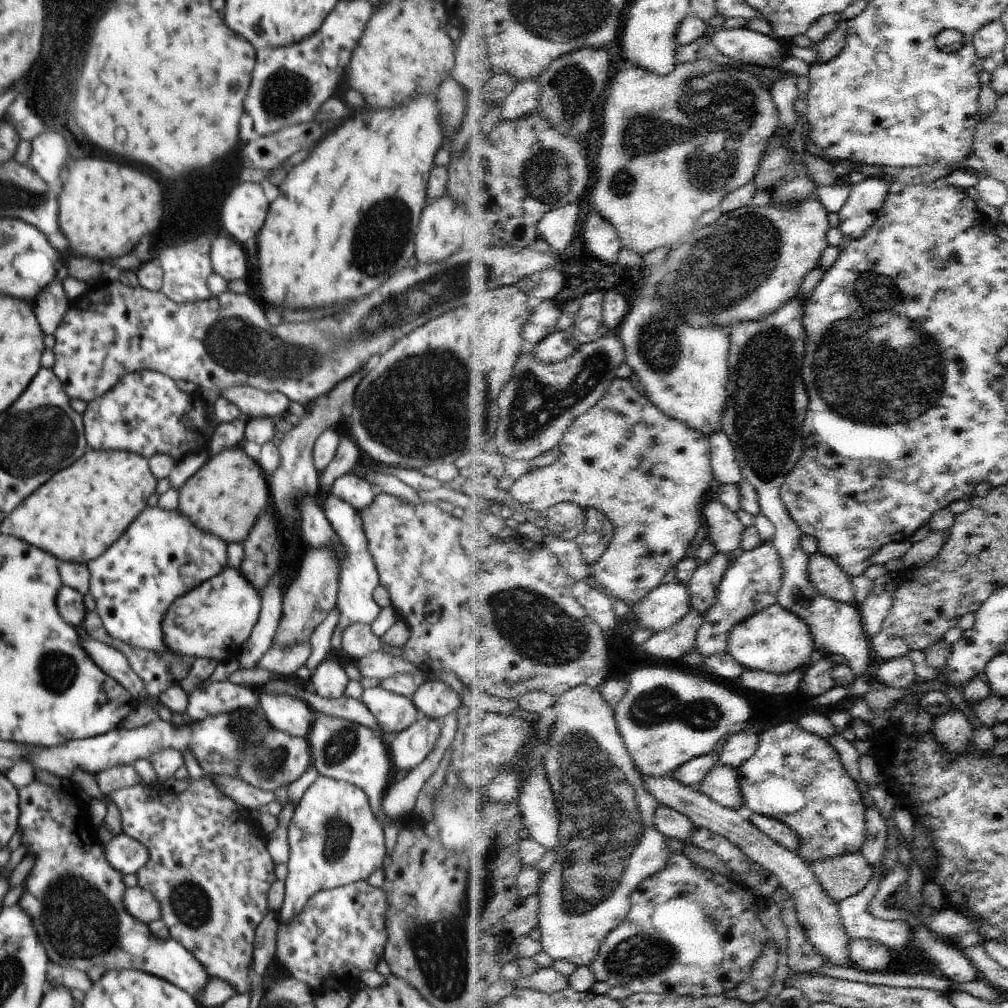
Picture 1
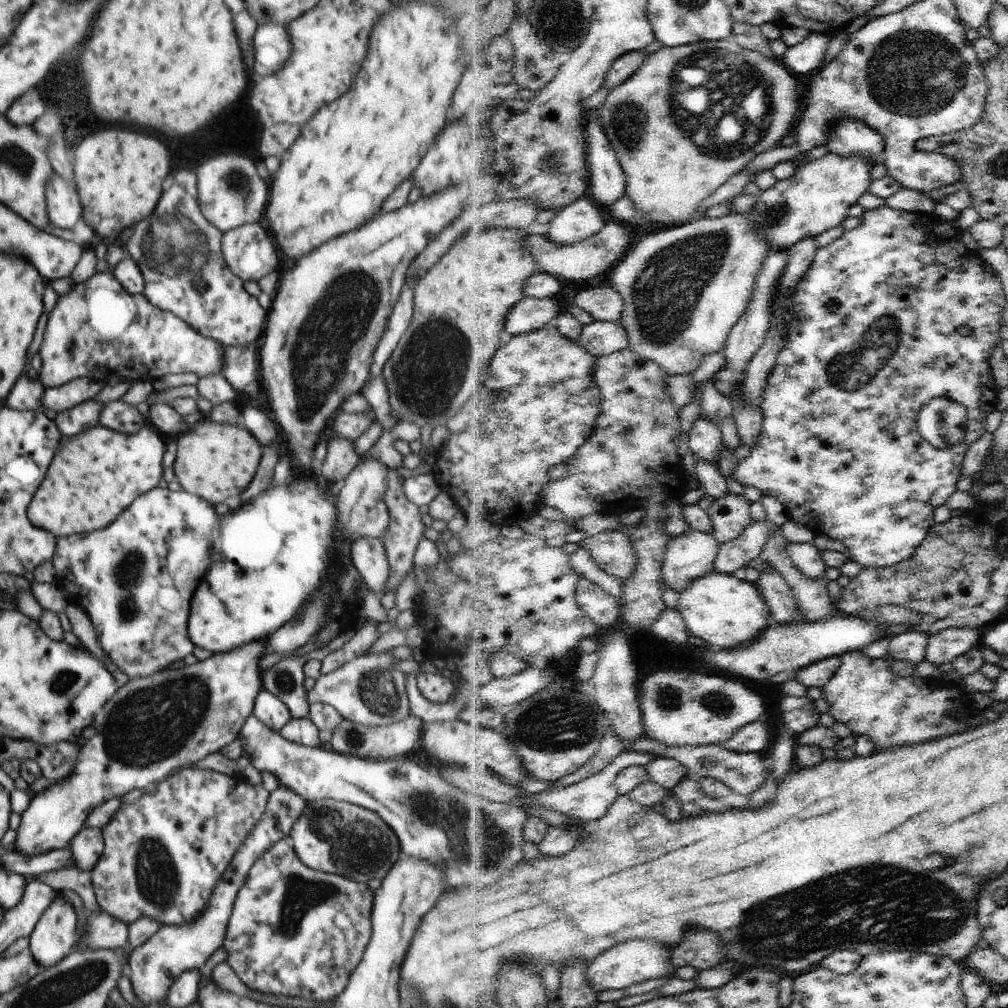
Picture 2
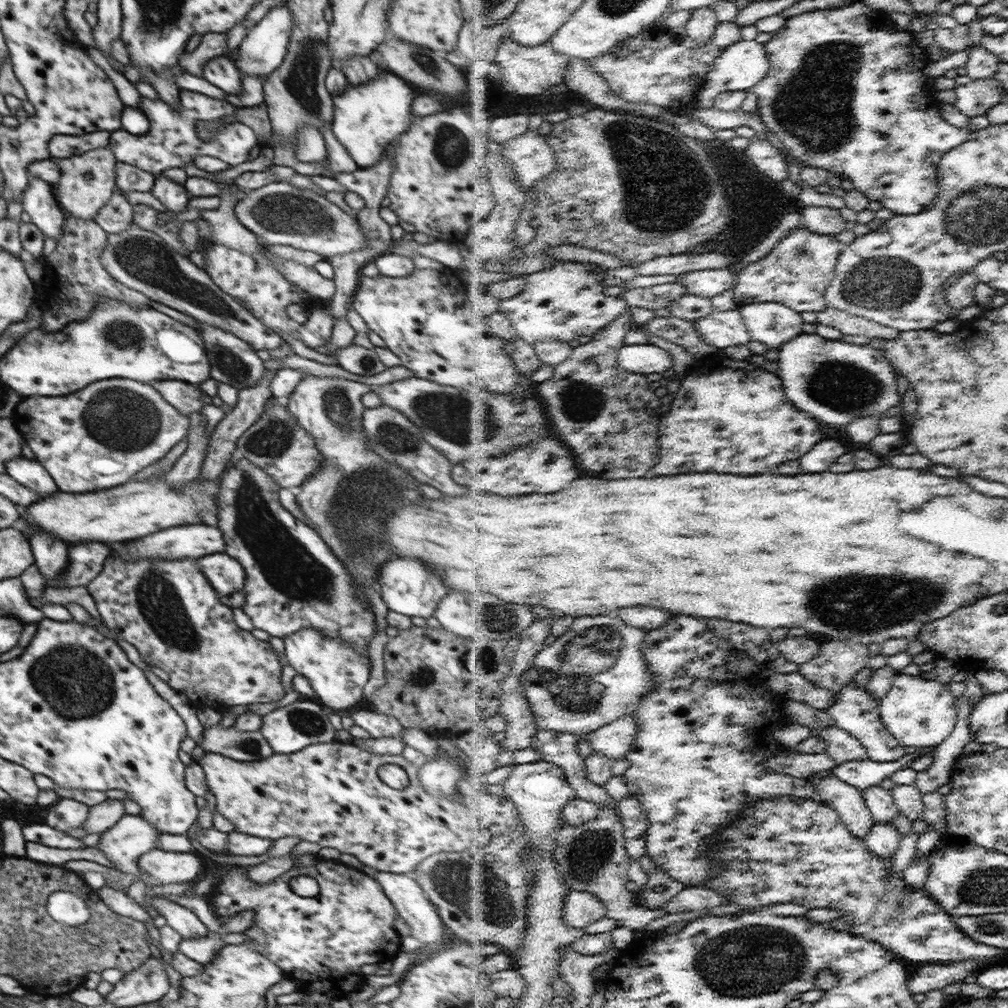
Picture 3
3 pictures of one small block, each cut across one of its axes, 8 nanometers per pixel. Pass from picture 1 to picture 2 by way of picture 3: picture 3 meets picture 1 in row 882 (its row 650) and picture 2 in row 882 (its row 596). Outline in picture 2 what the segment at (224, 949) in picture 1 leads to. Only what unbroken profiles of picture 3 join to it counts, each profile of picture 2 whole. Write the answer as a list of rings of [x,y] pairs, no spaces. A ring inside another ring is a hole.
[[[190,766],[172,773],[169,777],[160,781],[156,794],[144,792],[134,804],[121,803],[120,808],[114,813],[108,824],[101,829],[105,845],[96,866],[91,870],[93,889],[101,910],[125,922],[127,925],[132,924],[135,920],[142,917],[150,917],[161,925],[178,926],[195,921],[206,908],[207,900],[211,897],[214,887],[222,878],[224,871],[229,868],[230,861],[241,847],[243,840],[251,833],[251,829],[262,818],[268,799],[269,792],[264,789],[262,784],[252,786],[241,775],[227,775],[208,769],[192,769]]]

